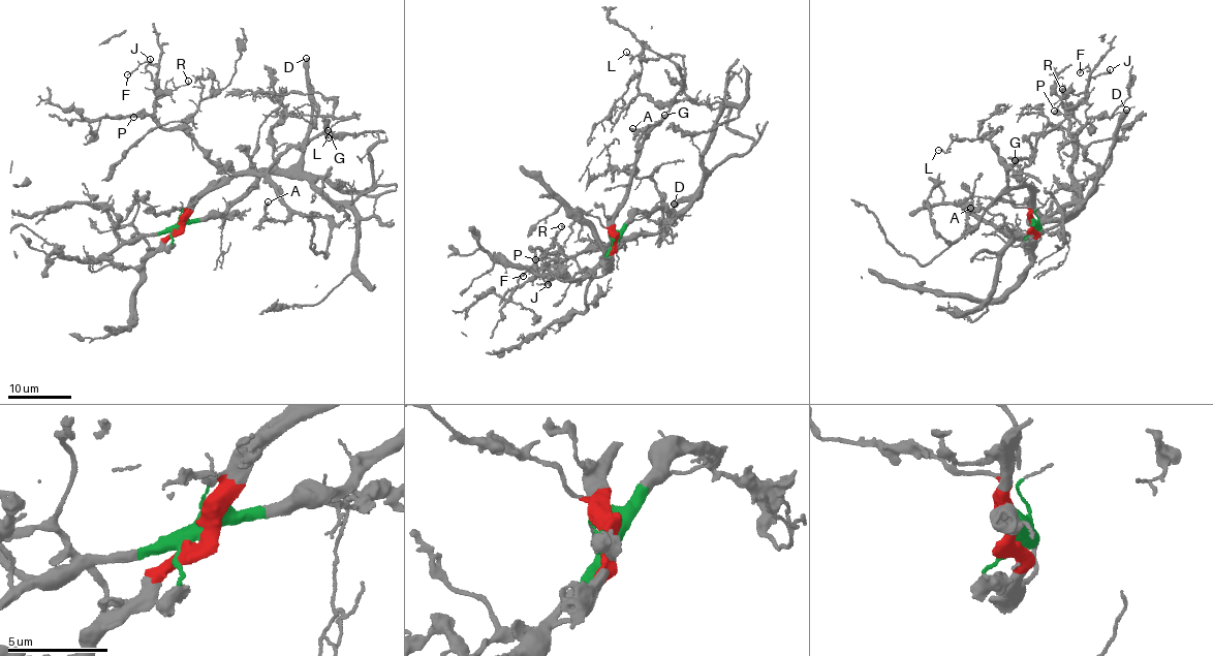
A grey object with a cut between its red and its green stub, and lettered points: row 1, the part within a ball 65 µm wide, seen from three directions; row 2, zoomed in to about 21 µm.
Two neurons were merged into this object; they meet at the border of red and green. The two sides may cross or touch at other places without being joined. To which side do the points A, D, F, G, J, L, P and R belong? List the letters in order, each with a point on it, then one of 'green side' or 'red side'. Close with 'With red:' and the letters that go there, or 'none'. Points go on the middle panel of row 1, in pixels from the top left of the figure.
A: place (632, 128); red side
D: place (674, 204); green side
F: place (523, 276); green side
G: place (664, 115); red side
J: place (548, 284); green side
L: place (626, 52); green side
P: place (535, 259); green side
R: place (561, 226); green side
With red: A, G

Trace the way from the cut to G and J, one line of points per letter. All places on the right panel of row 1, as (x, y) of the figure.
G: (1033, 225), (1032, 196), (1026, 187), (1012, 189), (1007, 167), (1011, 169), (1015, 160)
J: (1033, 225), (1082, 199), (1070, 175), (1070, 107), (1091, 77), (1111, 69)

